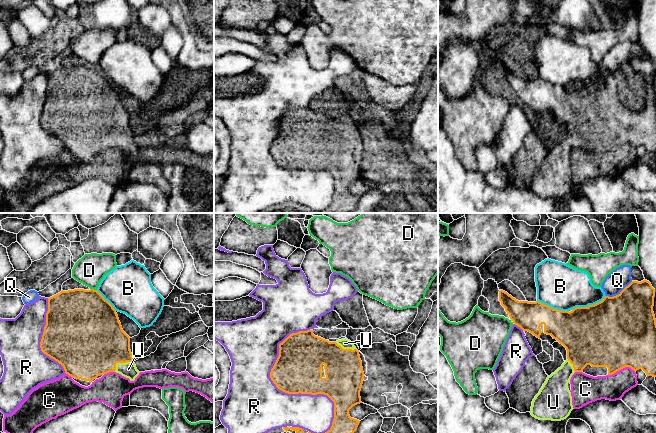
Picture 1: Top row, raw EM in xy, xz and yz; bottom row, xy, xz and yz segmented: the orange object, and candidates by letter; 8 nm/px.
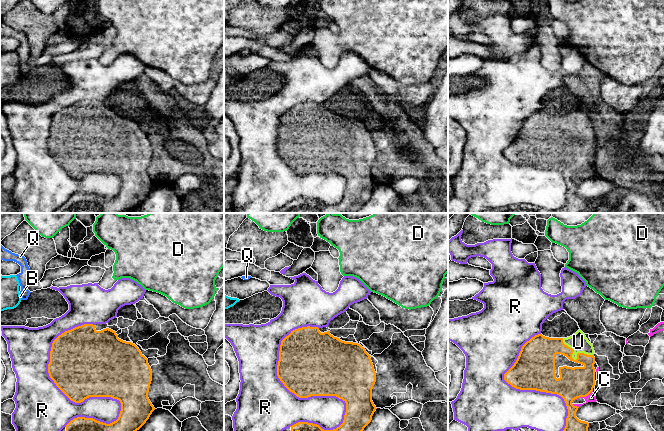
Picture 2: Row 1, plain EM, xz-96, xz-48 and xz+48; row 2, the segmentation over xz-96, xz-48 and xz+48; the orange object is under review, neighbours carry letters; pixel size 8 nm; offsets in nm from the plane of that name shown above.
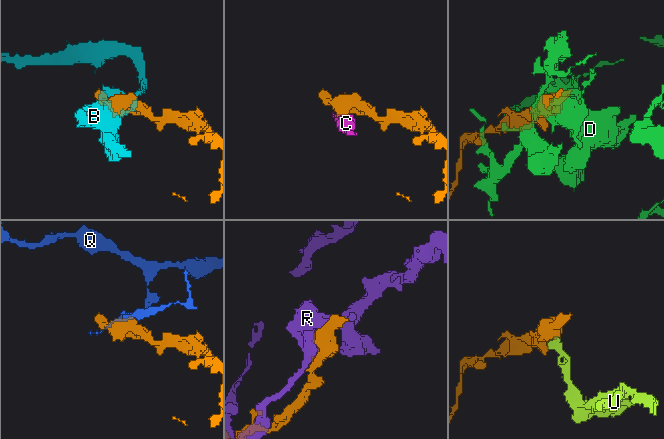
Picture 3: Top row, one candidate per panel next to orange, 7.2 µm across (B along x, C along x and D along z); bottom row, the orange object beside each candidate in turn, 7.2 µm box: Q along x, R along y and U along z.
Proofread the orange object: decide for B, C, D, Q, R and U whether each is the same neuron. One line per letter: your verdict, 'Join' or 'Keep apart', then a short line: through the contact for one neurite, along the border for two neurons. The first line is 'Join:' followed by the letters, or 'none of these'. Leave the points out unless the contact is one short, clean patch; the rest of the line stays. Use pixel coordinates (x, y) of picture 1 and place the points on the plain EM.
Join: U
B: Keep apart
C: Keep apart
D: Keep apart
Q: Keep apart
R: Keep apart
U: Join. Line: xy (97, 118), (121, 138), (128, 145)

